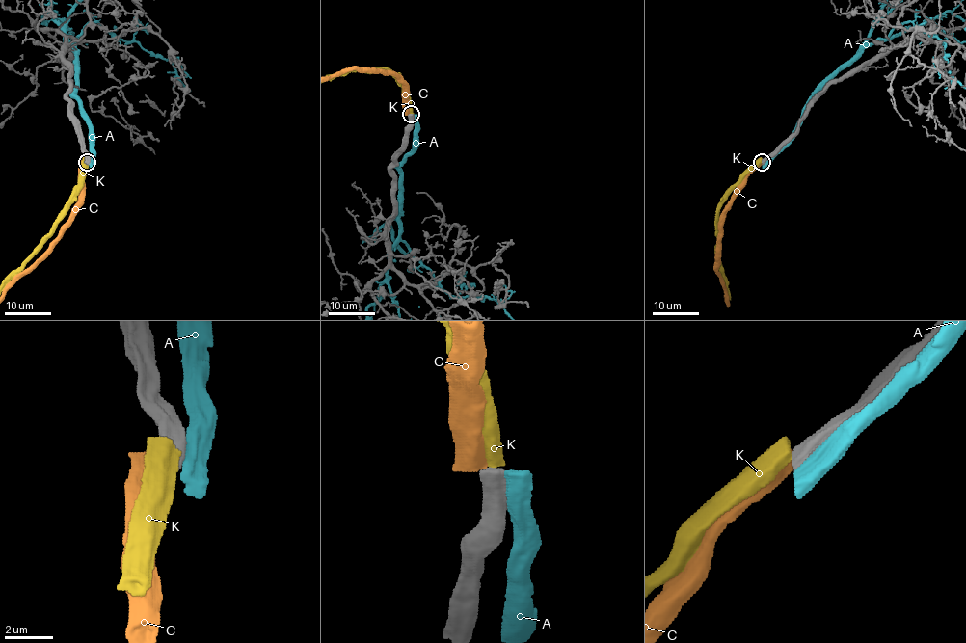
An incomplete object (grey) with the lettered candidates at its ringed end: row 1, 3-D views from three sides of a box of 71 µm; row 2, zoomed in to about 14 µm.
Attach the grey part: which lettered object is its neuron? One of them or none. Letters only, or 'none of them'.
none of them

